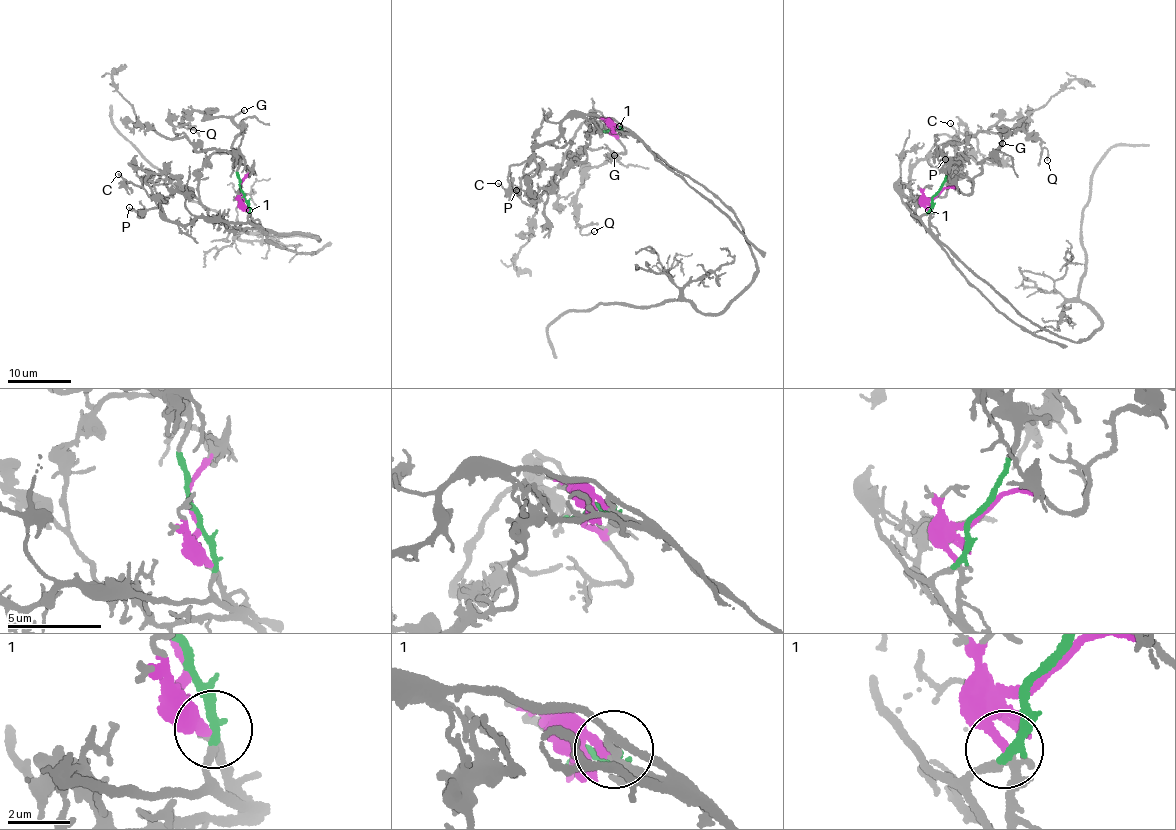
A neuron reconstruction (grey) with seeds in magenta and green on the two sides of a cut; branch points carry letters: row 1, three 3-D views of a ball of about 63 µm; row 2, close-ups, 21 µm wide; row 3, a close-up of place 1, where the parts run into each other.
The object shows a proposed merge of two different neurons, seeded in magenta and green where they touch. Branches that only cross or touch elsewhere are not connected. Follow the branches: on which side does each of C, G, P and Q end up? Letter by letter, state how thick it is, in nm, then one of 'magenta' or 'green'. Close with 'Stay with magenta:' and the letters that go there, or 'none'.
C: 160 nm thick; green
G: 200 nm thick; magenta
P: 240 nm thick; green
Q: 150 nm thick; magenta
Stay with magenta: G, Q

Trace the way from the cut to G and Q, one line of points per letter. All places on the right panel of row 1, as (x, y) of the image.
G: (937, 194), (947, 187), (968, 194), (983, 161), (993, 158), (1002, 143)
Q: (937, 194), (947, 187), (968, 194), (1001, 134), (1023, 130), (1041, 140), (1046, 160)

